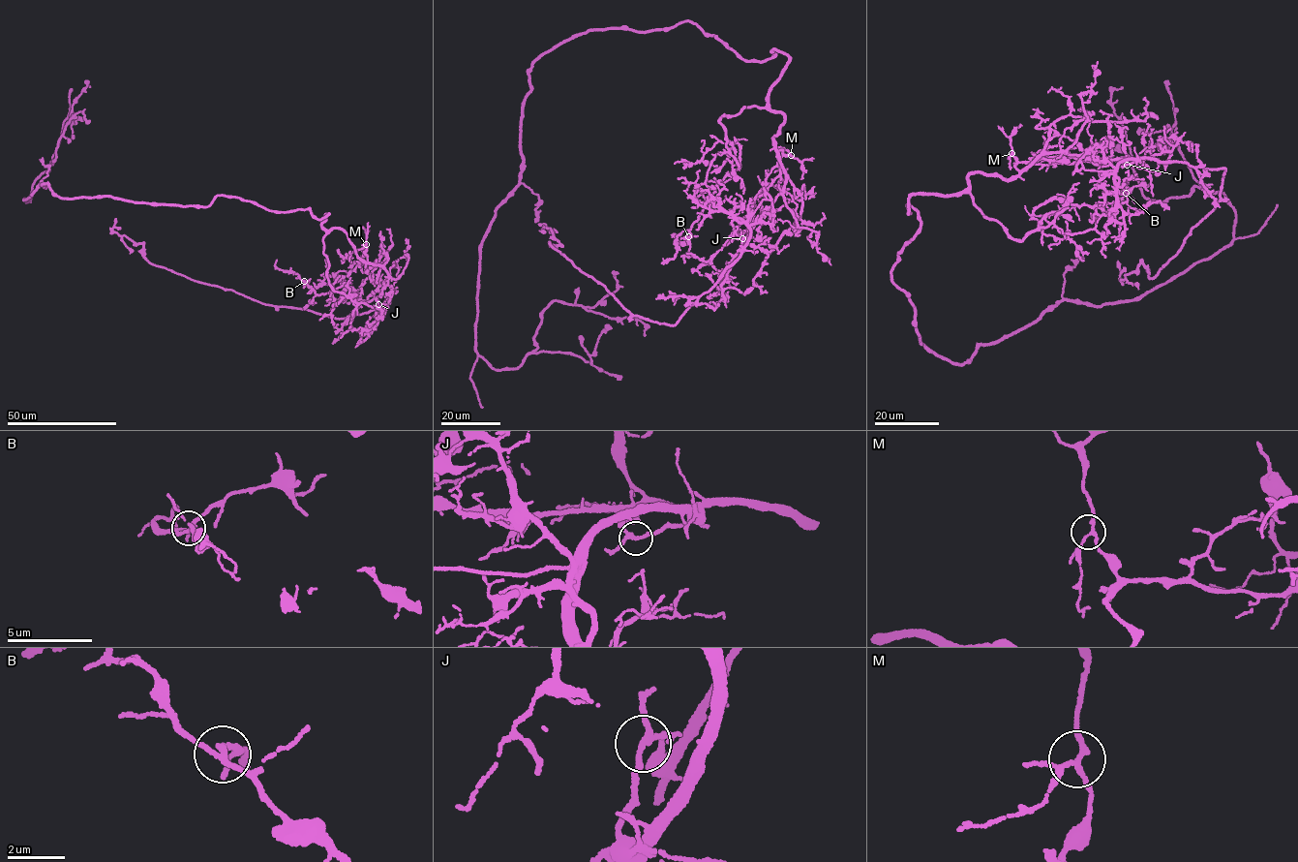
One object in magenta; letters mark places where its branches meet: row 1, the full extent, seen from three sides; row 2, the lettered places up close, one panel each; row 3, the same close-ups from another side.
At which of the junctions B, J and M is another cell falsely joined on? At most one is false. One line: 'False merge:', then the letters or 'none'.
False merge: J

